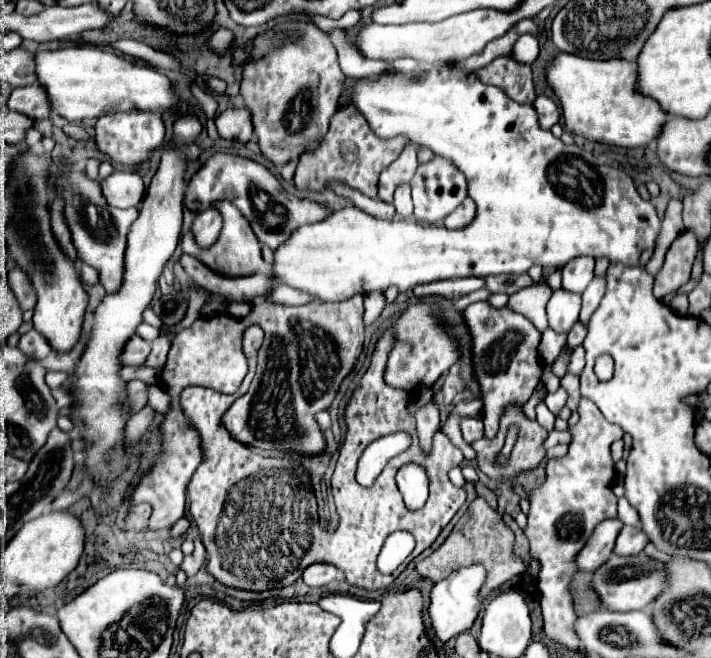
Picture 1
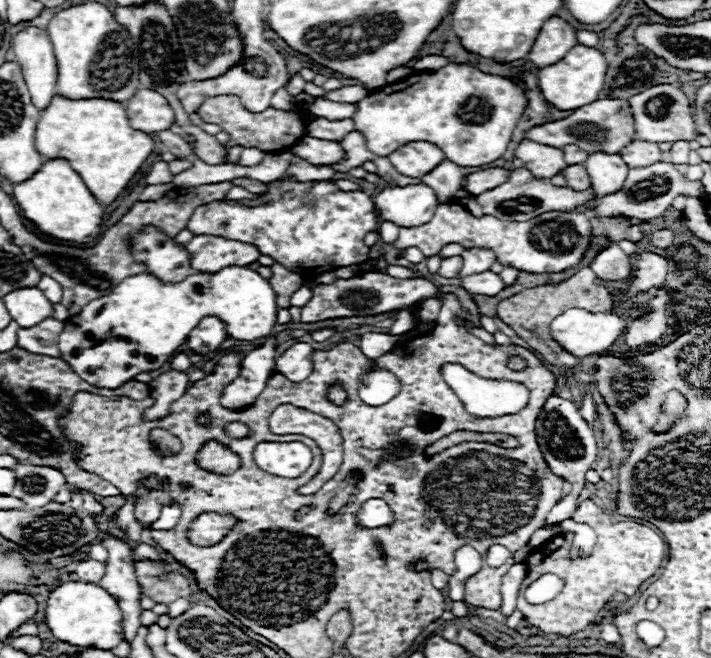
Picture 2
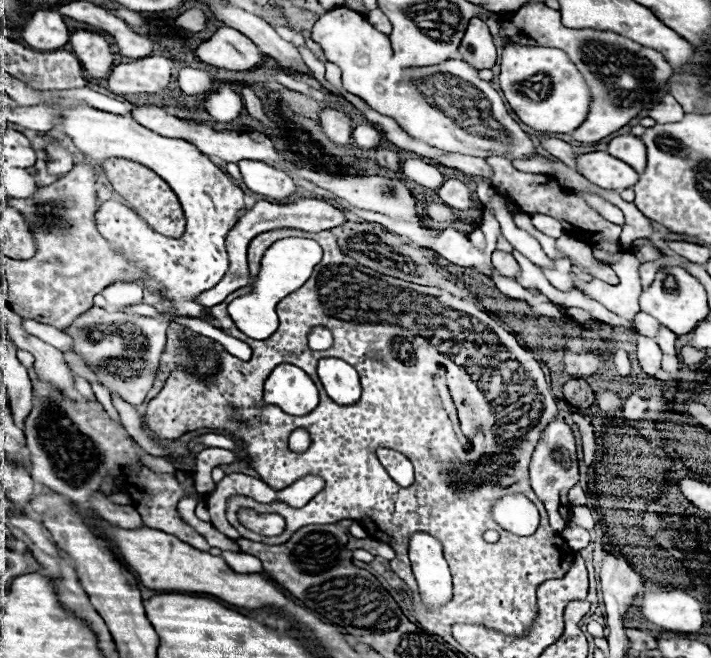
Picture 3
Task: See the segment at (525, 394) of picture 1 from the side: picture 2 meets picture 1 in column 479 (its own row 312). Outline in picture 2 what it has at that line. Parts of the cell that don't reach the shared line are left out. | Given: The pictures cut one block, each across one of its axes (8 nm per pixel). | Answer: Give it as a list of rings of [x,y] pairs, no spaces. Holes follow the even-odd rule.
[[[364,272],[362,276],[354,276],[348,280],[336,280],[334,284],[318,284],[312,290],[312,298],[302,308],[302,322],[320,322],[328,318],[342,316],[370,316],[382,314],[390,310],[414,308],[418,303],[437,297],[438,288],[423,278],[400,279],[386,278],[382,272]]]

